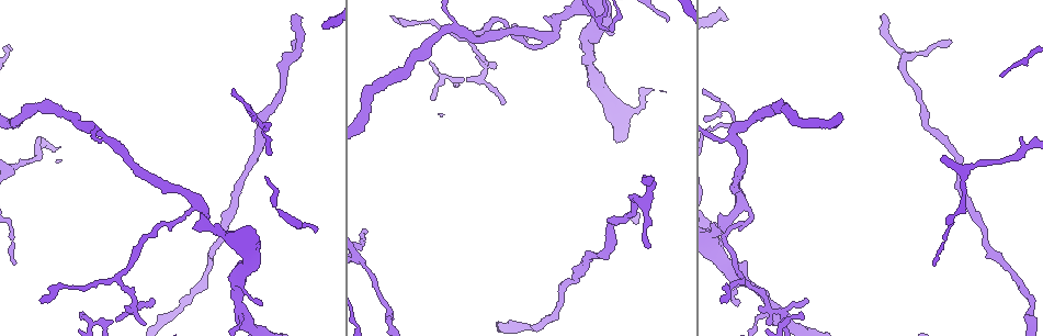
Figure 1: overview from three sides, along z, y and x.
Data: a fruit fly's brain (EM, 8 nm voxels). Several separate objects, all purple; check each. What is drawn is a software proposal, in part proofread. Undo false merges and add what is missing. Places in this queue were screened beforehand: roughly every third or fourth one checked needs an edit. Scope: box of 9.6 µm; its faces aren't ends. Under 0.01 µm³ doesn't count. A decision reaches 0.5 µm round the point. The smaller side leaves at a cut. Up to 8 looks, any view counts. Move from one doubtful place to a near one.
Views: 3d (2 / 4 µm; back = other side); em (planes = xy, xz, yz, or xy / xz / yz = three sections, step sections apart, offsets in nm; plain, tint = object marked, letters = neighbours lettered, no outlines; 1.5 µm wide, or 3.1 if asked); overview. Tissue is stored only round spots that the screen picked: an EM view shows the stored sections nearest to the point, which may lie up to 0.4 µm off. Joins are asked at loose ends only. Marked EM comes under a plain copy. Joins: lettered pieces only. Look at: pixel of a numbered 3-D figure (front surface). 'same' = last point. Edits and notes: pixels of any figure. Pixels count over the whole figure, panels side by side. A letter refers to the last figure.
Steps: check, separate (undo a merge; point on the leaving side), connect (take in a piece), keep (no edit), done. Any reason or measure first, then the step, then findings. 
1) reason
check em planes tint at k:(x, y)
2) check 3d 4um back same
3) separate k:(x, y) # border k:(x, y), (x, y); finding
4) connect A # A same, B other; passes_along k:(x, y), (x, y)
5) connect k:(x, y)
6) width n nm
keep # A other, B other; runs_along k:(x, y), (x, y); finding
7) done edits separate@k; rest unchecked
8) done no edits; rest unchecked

tapers out
check em planes letters at 1:(768, 322)

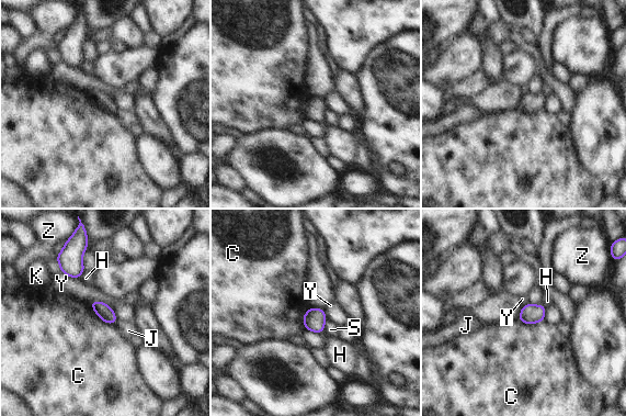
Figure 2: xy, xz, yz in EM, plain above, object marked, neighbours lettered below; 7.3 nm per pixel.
keep # C other, H other, J other, K other, S other, Y other, Z other; border 2:(88, 303), (100, 318), (114, 325); none of them fits

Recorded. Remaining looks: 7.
free end
check 3d 2um at 1:(14, 263)

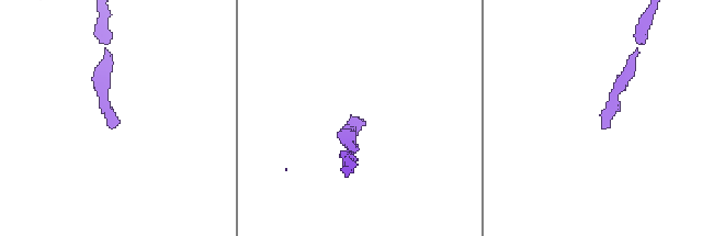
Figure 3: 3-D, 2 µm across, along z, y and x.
need the tissue
check em planes letters at 3:(364, 125)

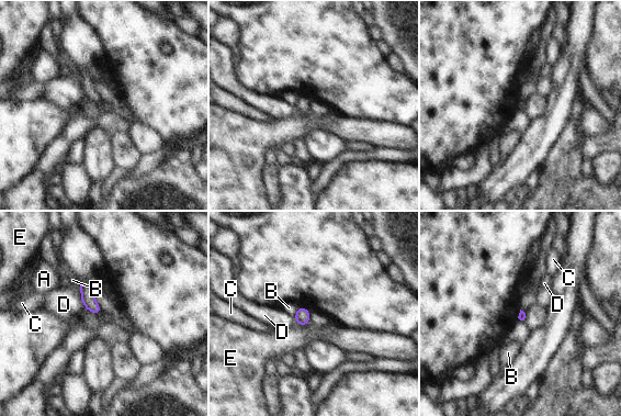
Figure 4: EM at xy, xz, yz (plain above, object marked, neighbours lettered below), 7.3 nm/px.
keep # A other, B other, C other, D other, E other; border 4:(298, 306), (293, 316); no lettered piece goes on from it

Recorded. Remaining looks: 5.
tapers out
check em planes letters at 1:(739, 303)

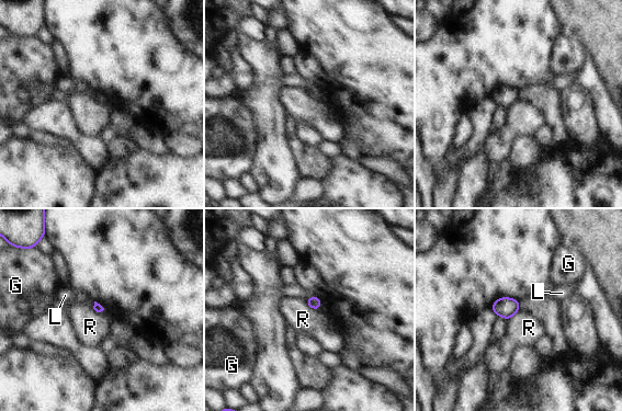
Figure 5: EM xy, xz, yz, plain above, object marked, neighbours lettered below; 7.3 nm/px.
keep # G other, L other, R other; border 5:(304, 300), (308, 306), (318, 310); none of them fits

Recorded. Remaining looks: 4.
done no edits; rest unchecked

